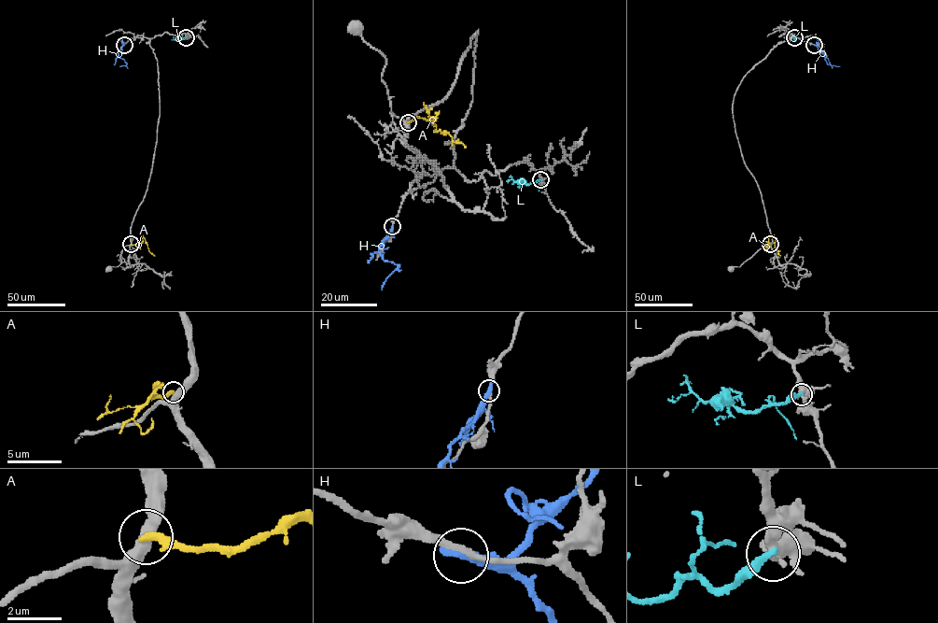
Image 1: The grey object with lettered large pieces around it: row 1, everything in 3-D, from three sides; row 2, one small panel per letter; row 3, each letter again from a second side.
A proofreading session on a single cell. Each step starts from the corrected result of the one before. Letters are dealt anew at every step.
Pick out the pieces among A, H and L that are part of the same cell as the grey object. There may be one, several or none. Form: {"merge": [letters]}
{"merge": []}

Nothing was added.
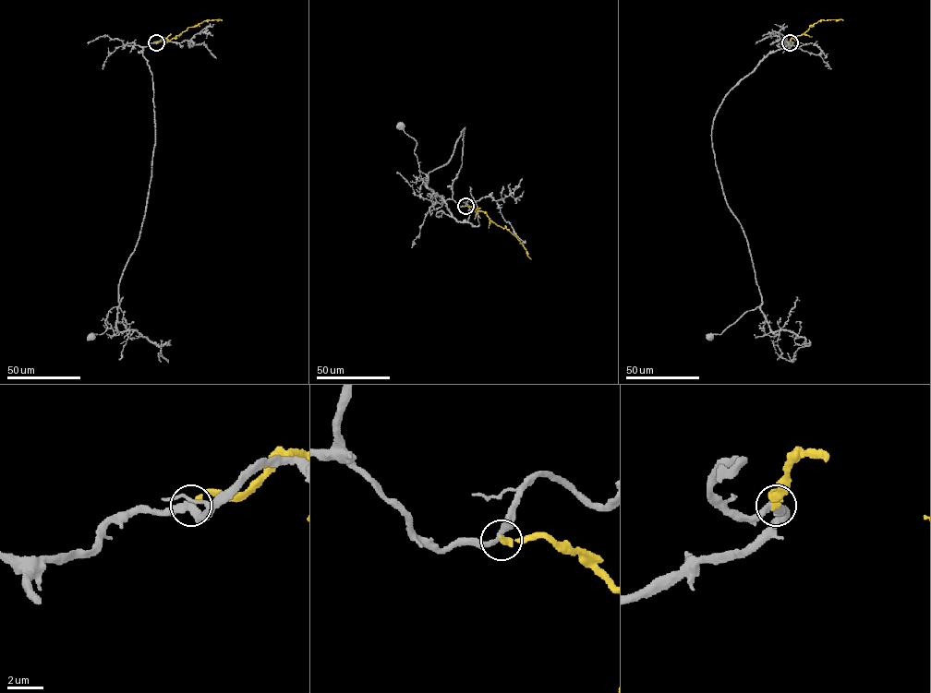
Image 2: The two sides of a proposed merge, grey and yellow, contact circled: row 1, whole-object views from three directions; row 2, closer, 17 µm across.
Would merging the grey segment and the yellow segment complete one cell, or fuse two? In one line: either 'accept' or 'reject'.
reject

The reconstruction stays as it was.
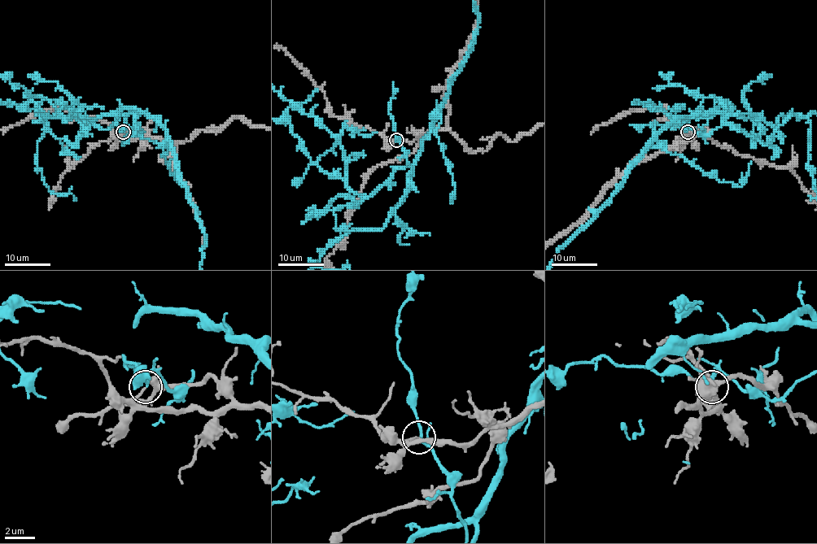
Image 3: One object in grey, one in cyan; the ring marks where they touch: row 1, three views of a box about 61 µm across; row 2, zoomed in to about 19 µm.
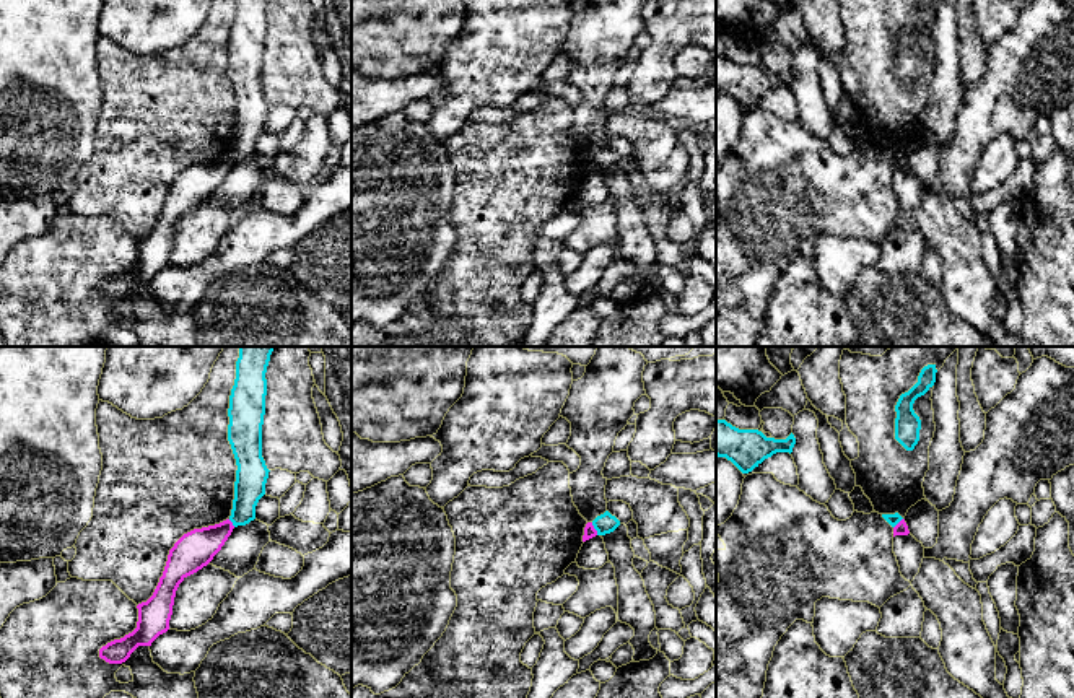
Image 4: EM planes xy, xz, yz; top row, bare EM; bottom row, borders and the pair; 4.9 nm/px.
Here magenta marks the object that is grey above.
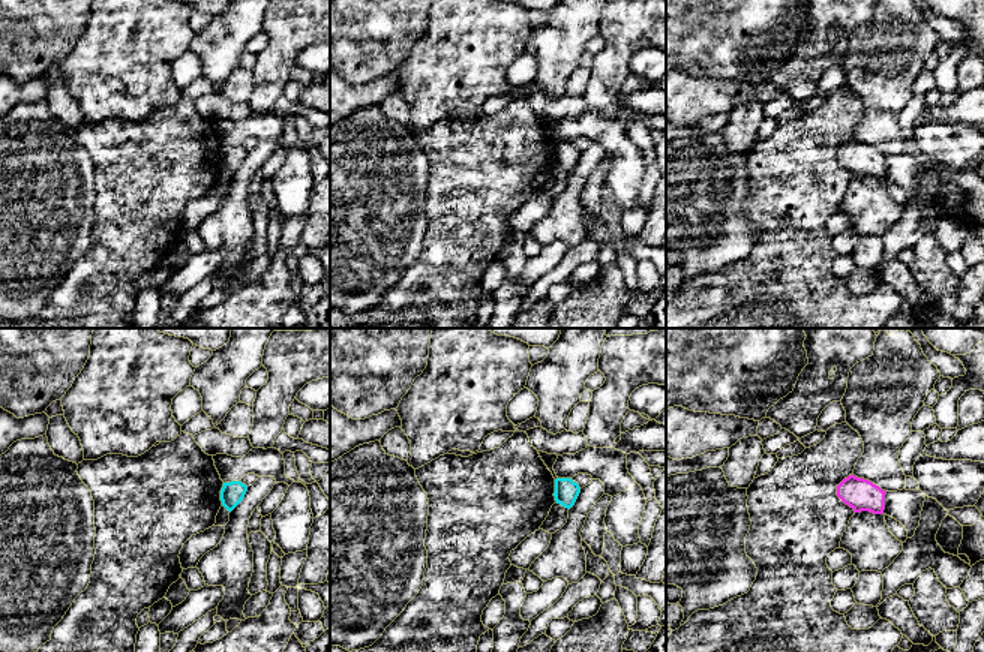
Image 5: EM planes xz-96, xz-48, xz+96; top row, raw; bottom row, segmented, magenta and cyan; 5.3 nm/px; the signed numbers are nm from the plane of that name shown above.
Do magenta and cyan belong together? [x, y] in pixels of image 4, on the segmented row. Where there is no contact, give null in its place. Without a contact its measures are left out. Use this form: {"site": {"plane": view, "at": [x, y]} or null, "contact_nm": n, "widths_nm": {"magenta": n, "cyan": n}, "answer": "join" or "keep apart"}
{"site": {"plane": "xz", "at": [594, 529]}, "contact_nm": 70, "widths_nm": {"magenta": 60, "cyan": 100}, "answer": "keep apart"}

